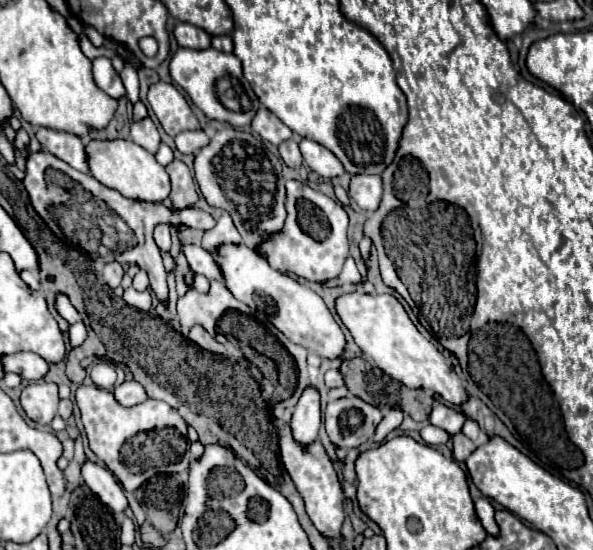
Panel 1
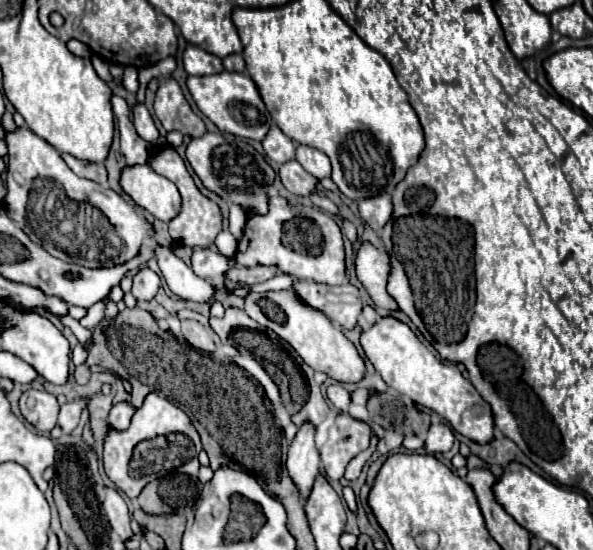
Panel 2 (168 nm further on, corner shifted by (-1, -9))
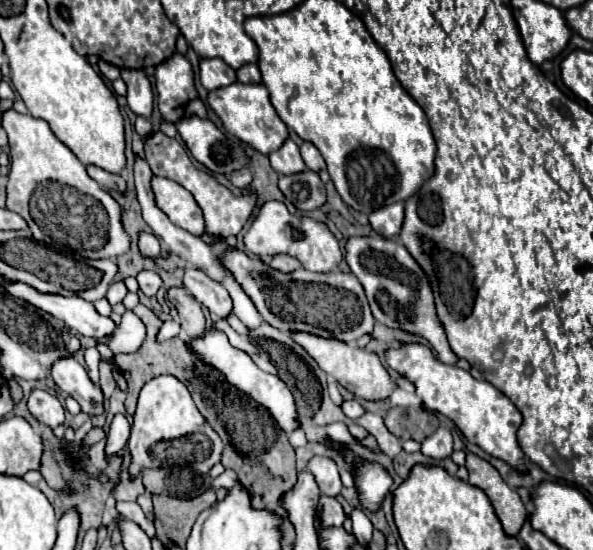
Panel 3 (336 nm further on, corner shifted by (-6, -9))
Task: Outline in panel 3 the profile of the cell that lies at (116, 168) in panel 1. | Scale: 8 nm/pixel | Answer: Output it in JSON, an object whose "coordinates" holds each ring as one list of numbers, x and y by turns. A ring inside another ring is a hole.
{"coordinates":[[155,176,153,192,155,192,157,206,171,218,173,224,181,226,193,236,201,236,205,232,203,212,189,190,185,190,183,186,179,186,169,178]]}

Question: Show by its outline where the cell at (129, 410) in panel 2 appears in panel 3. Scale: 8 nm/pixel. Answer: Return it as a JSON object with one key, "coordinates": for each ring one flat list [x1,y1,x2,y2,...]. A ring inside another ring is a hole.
{"coordinates":[[117,414,111,422,111,428,109,428,109,434,107,434,107,444,105,444,105,456,107,460,111,460,113,456,119,454,119,450,125,448,127,440,129,440,129,422,123,414]]}

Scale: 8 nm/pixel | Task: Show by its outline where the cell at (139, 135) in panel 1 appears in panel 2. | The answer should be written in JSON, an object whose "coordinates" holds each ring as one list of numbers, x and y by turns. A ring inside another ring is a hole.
{"coordinates":[[136,104,136,108,132,110,132,120,134,120,134,128,136,128,138,136,144,138,148,144,154,144,154,140,160,134,158,134,158,128,154,126,154,120,144,104]]}

